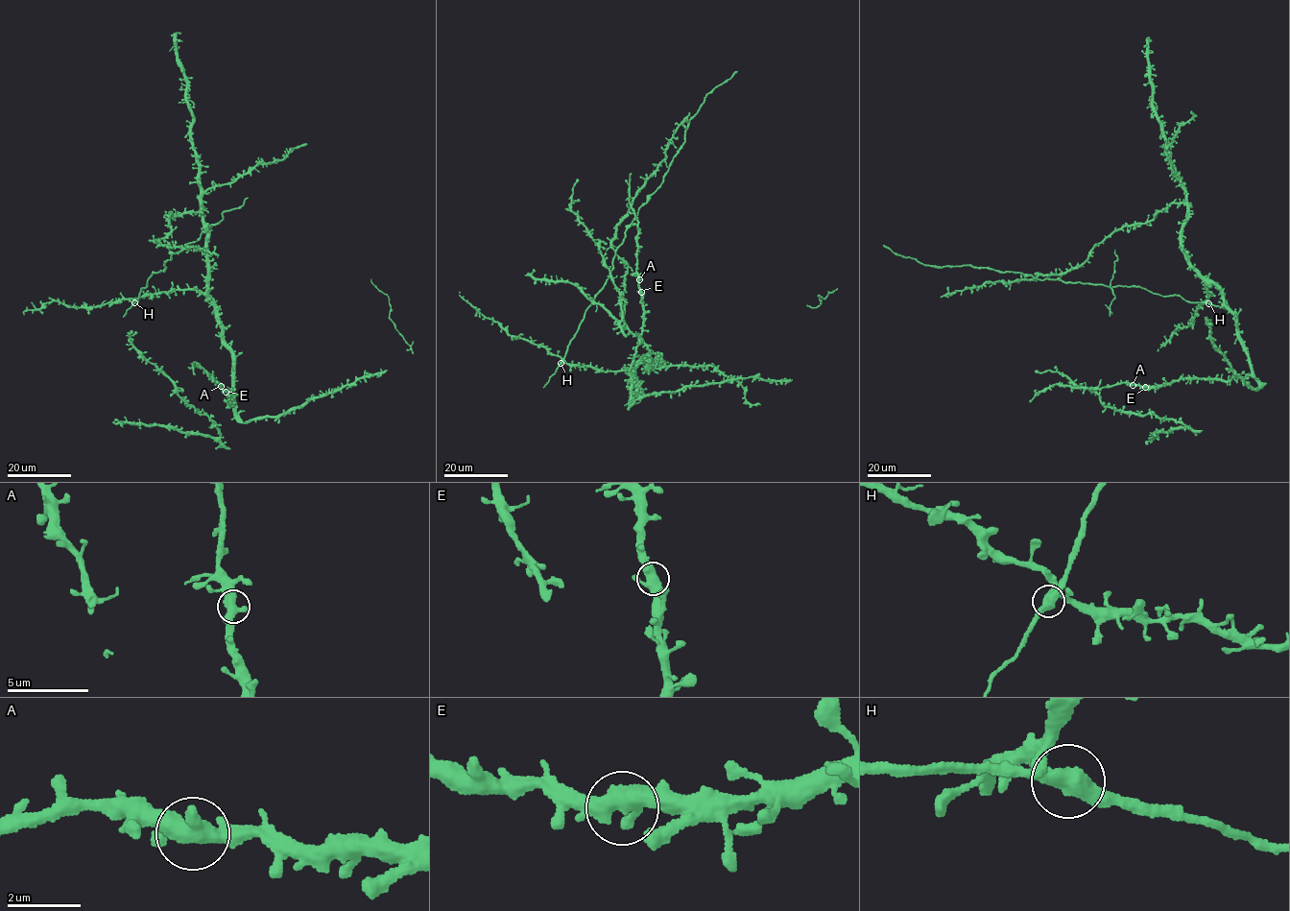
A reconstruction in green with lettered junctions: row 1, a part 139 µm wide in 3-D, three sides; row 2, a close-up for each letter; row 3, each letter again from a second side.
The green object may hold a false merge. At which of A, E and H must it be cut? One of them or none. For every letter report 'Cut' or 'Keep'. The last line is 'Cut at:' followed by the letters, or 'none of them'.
A: Keep
E: Keep
H: Keep
Cut at: none of them

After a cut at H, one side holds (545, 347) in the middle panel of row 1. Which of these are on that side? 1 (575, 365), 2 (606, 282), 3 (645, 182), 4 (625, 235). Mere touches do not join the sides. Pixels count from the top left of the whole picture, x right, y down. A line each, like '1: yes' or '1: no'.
1: yes
2: no
3: yes
4: no

